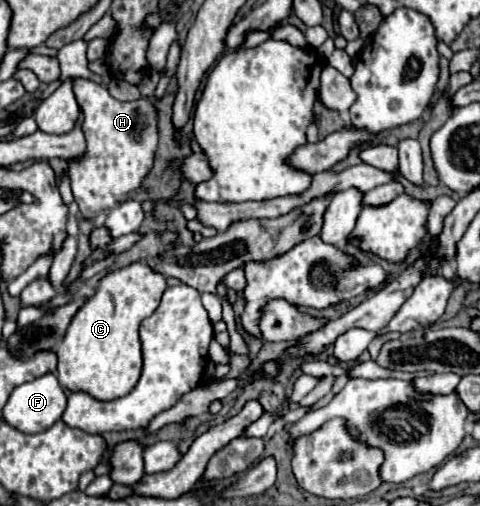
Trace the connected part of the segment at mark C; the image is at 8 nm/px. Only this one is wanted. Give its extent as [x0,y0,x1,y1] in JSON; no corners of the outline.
[57,260,167,400]

